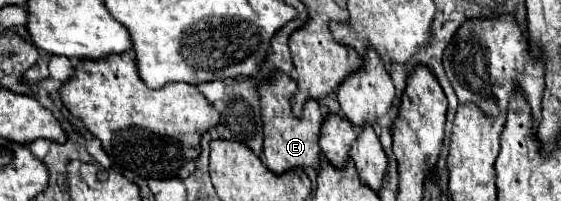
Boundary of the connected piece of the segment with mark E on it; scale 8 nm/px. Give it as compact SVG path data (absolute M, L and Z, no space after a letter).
M283 72L273 74L269 84L259 86L261 94L261 114L263 114L263 154L261 160L265 166L275 174L285 174L293 168L321 168L321 148L319 148L319 134L323 124L323 114L317 102L307 100L303 108L303 118L297 120L291 110L291 98L297 92L297 84Z

